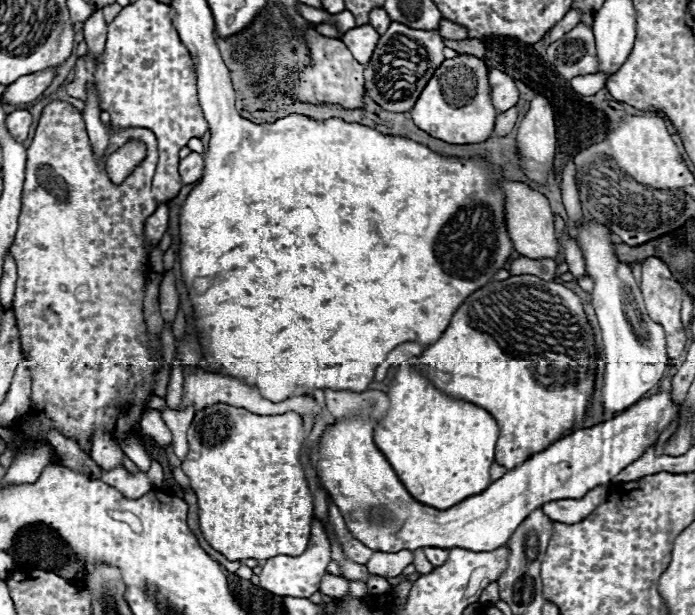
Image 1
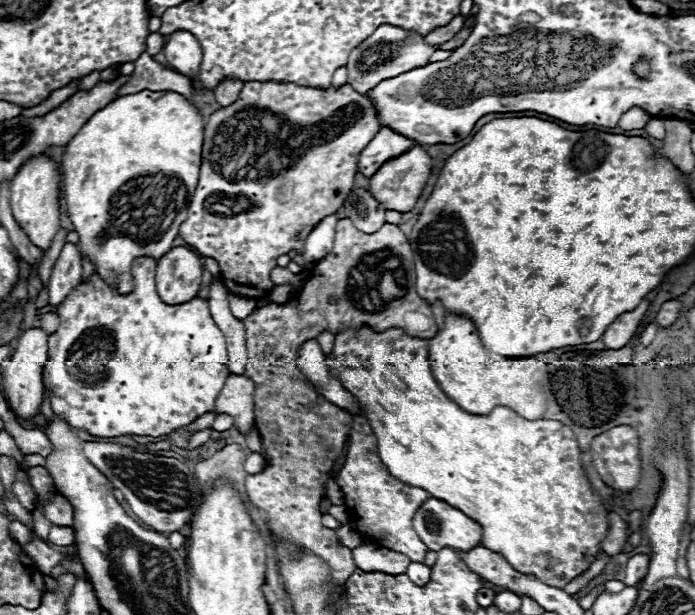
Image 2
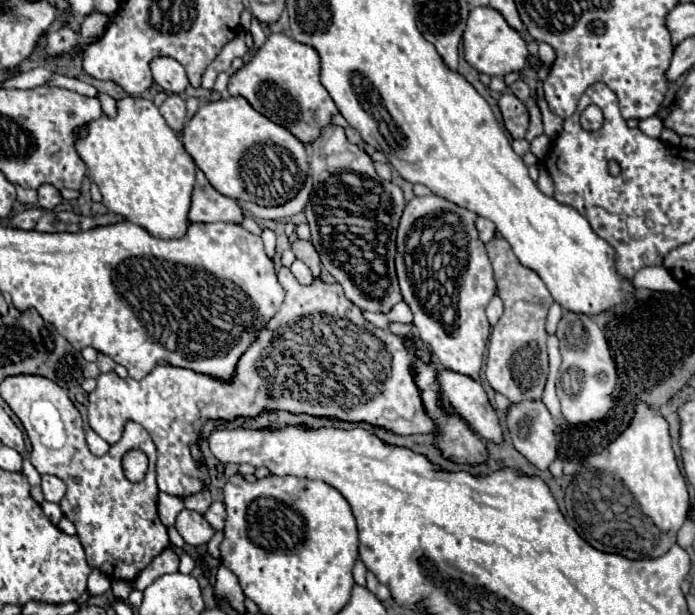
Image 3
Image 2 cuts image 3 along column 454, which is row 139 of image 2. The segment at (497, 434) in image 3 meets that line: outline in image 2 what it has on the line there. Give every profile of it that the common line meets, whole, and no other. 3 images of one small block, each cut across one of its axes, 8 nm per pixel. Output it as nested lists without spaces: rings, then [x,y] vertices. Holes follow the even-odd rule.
[[[382,128],[370,140],[370,144],[362,150],[360,160],[358,160],[358,170],[364,176],[372,176],[384,162],[408,152],[414,144],[418,144],[418,142],[412,138],[406,138],[390,128]]]

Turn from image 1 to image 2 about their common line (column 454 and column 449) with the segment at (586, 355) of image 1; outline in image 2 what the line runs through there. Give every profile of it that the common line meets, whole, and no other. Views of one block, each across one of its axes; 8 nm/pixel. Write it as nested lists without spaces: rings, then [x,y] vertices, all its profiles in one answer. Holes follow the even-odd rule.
[[[446,314],[442,330],[430,338],[428,362],[442,392],[470,414],[486,416],[496,406],[506,406],[526,420],[540,420],[546,412],[544,378],[548,364],[535,357],[508,358],[486,352],[474,322],[466,316]]]

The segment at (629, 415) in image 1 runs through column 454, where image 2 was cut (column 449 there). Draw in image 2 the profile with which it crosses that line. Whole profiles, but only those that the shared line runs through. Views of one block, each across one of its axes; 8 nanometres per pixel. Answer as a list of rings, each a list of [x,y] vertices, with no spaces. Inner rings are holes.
[[[428,498],[418,508],[412,524],[428,550],[434,552],[446,546],[464,552],[480,546],[482,526],[438,498]]]

